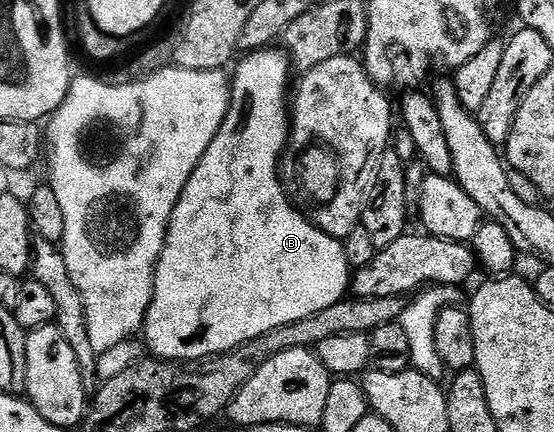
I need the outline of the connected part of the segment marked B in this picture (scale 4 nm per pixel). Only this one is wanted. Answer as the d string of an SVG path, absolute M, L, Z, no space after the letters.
M265 49L262 53L253 53L238 60L237 74L231 77L231 92L229 95L229 110L215 135L211 139L211 147L203 155L199 167L187 179L187 187L183 187L183 195L175 207L169 220L169 229L165 233L165 246L161 257L157 260L157 270L153 276L153 298L145 316L143 326L143 341L148 352L154 358L163 361L201 361L205 357L215 357L218 353L226 353L247 344L251 339L259 339L259 335L267 335L275 327L283 327L295 323L299 319L307 319L307 315L315 315L335 303L339 303L350 292L351 270L347 263L344 244L338 238L332 237L325 230L317 228L312 220L309 221L289 202L287 192L279 172L283 154L289 144L291 128L291 85L289 89L289 73L291 62L284 52L276 53L273 49Z

